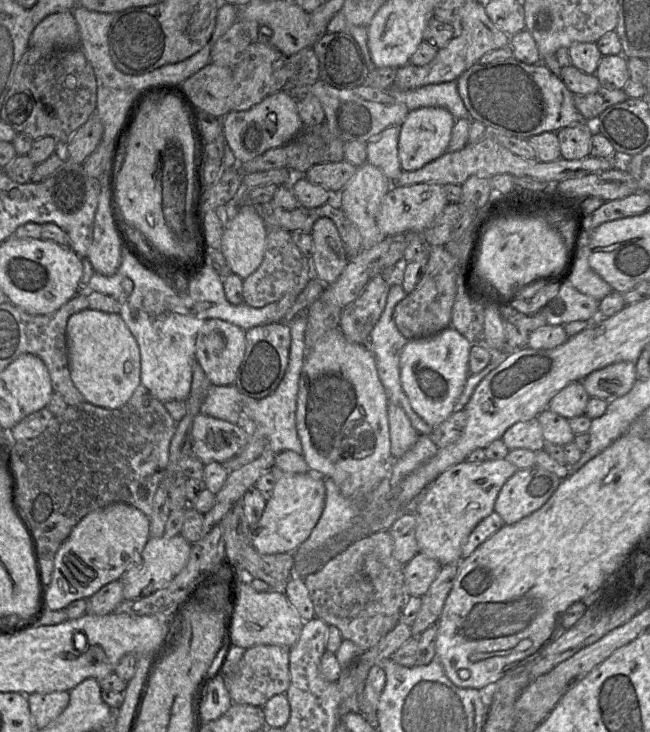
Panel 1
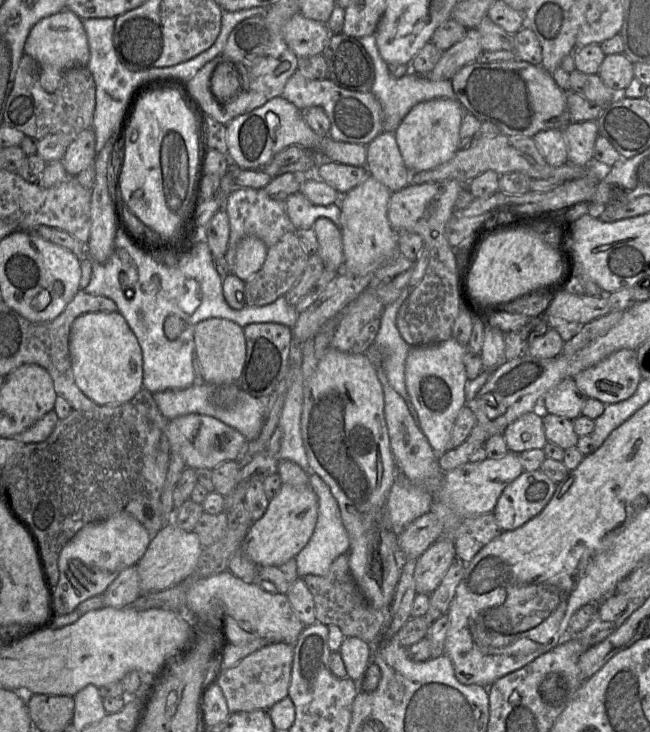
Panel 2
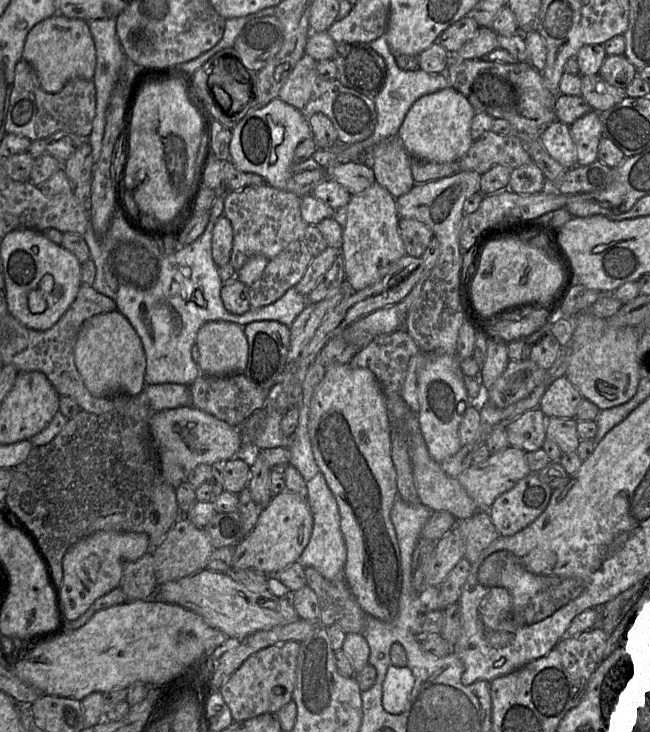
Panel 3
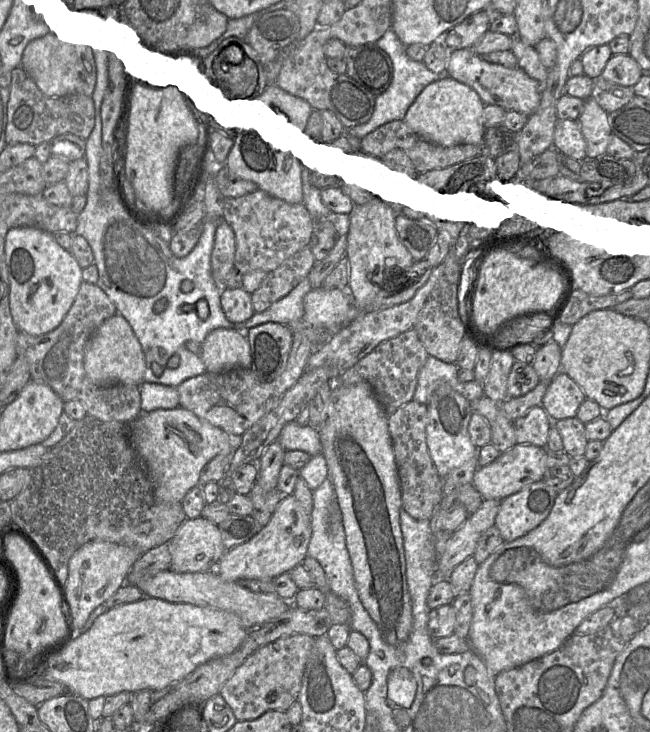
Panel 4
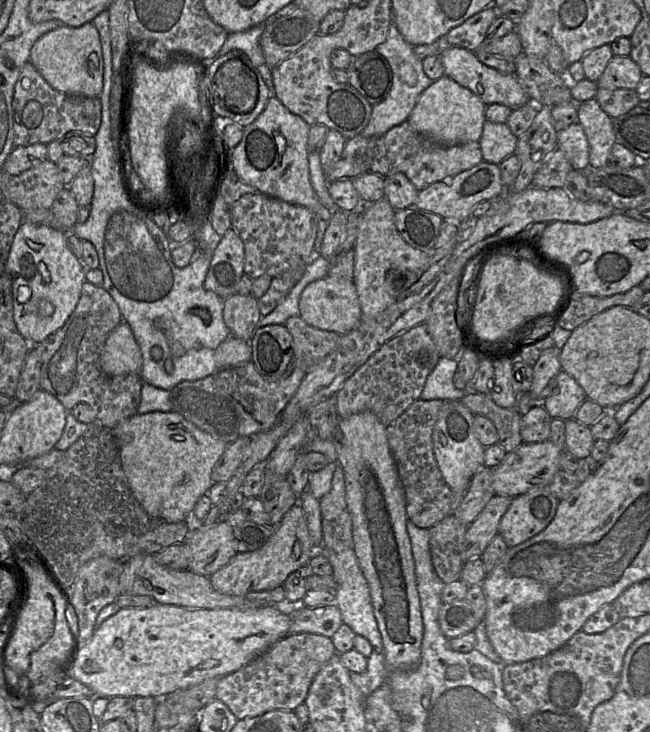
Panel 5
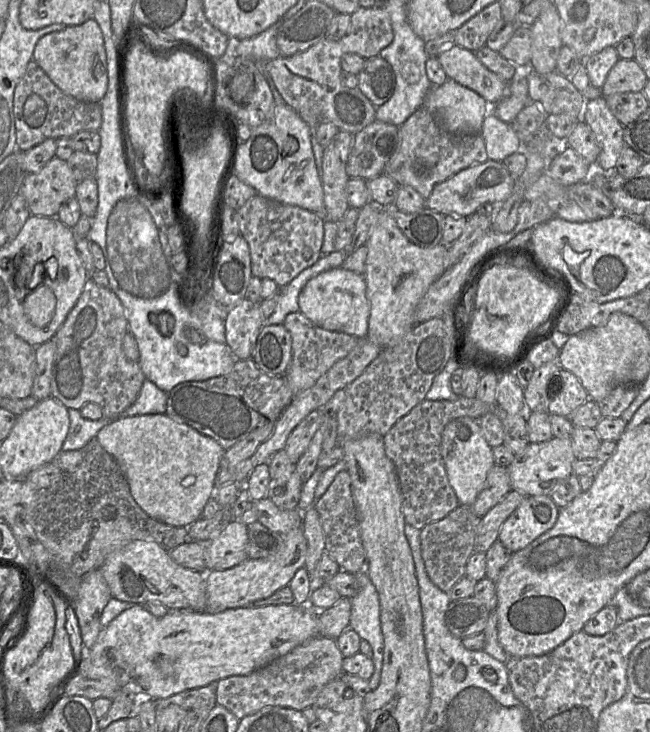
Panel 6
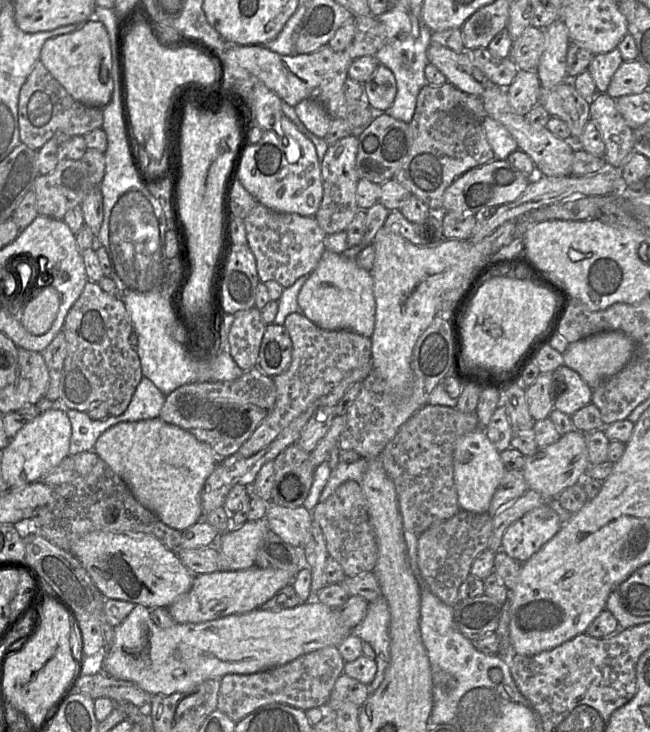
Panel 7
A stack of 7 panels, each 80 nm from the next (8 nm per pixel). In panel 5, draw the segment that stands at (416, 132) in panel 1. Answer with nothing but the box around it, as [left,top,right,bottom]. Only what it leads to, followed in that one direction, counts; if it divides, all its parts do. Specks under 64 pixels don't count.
[407,76,486,147]

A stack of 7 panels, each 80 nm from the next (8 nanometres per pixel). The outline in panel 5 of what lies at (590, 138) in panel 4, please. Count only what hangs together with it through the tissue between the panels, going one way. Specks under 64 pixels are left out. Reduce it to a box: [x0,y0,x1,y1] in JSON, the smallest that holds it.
[578,98,616,168]

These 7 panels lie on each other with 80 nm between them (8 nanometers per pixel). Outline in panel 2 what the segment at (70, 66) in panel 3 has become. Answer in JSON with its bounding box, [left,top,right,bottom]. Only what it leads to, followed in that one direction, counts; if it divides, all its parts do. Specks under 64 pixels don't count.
[24,9,90,93]

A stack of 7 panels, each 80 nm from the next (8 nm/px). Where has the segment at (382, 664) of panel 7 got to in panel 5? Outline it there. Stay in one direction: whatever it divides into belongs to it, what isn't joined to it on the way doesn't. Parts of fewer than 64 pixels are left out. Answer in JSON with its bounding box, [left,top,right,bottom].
[316,545,384,688]

